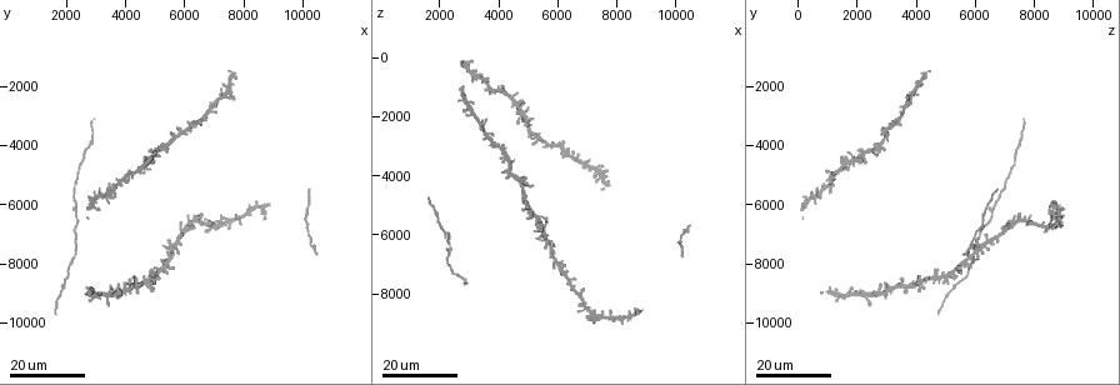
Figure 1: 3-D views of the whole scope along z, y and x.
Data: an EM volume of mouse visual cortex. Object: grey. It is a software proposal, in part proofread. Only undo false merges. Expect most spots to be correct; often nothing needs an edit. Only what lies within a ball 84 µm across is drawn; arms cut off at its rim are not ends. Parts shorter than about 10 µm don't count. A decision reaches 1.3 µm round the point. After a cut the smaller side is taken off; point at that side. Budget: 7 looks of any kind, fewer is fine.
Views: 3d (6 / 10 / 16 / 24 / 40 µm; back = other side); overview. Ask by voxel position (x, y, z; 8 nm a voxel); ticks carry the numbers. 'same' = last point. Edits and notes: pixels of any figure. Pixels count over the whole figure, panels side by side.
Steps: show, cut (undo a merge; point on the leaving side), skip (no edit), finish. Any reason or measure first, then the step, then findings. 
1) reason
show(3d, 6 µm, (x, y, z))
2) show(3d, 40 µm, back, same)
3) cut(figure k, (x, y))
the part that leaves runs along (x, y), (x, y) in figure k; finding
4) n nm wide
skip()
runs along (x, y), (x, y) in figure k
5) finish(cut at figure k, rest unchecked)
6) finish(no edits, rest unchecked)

thick turns thin
show(3d, 24 µm, (1900, 8700, 5400))

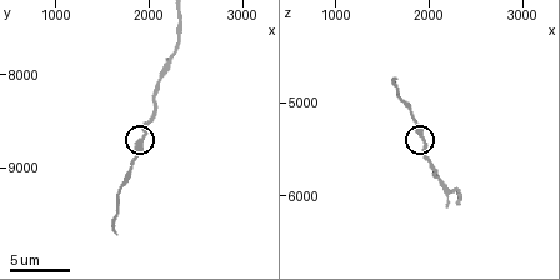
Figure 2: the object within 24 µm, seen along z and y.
zoom in
show(3d, 10 µm, (1900, 8700, 5350))

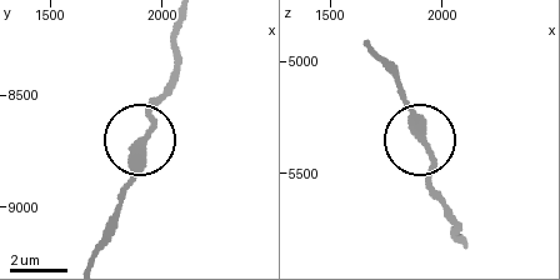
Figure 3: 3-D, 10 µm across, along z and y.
320 nm wide
skip()
continuous, no second cell

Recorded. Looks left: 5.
show(3d, 10 µm, (2250, 7800, 5950))

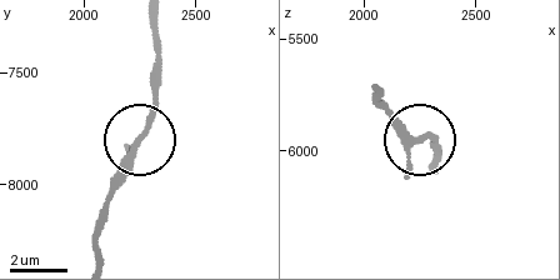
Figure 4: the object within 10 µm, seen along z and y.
show(3d, 10 µm, back, (2230, 7820, 5970))

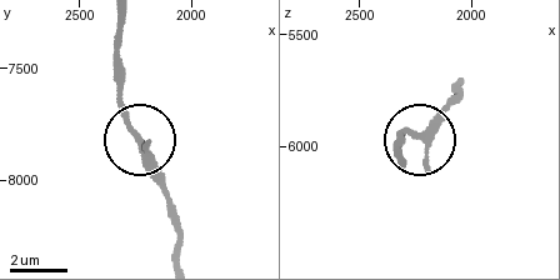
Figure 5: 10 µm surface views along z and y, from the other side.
3 arms
skip()
one cell here

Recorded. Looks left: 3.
three-way junction
show(3d, 24 µm, (4200, 8900, 3100))

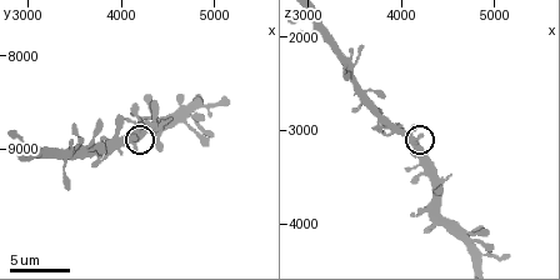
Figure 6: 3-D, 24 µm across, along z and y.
show(3d, 10 µm, (4100, 8900, 3050))

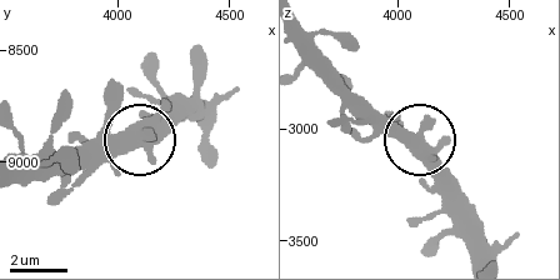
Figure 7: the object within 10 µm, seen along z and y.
3 arms
skip()
all the same cell

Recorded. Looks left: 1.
finish(no edits, rest unchecked)

